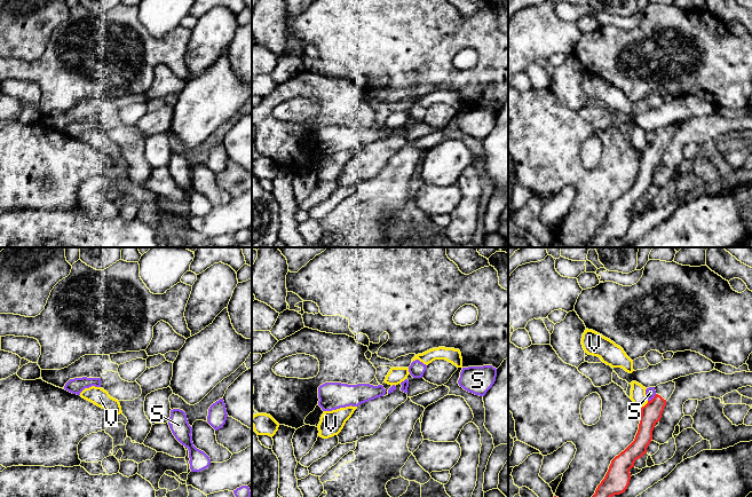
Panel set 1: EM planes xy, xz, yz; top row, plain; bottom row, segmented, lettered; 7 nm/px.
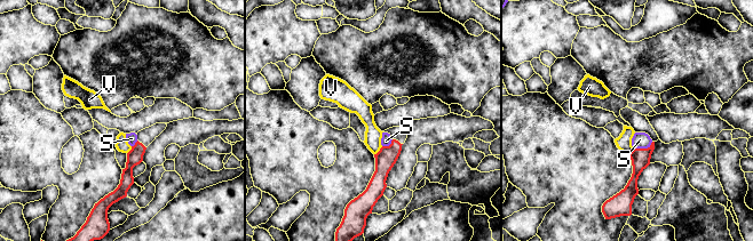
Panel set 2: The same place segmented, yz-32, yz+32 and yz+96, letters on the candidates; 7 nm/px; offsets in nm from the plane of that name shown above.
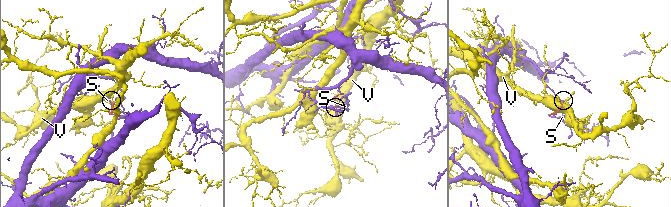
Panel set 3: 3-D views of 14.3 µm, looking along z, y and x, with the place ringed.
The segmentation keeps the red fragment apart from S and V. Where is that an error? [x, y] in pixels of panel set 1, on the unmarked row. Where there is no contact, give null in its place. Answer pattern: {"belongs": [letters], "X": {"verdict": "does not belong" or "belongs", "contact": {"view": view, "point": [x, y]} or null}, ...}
{"belongs": [], "S": {"verdict": "does not belong", "contact": {"view": "yz", "point": [652, 142]}}, "V": {"verdict": "does not belong", "contact": {"view": "yz", "point": [646, 148]}}}

